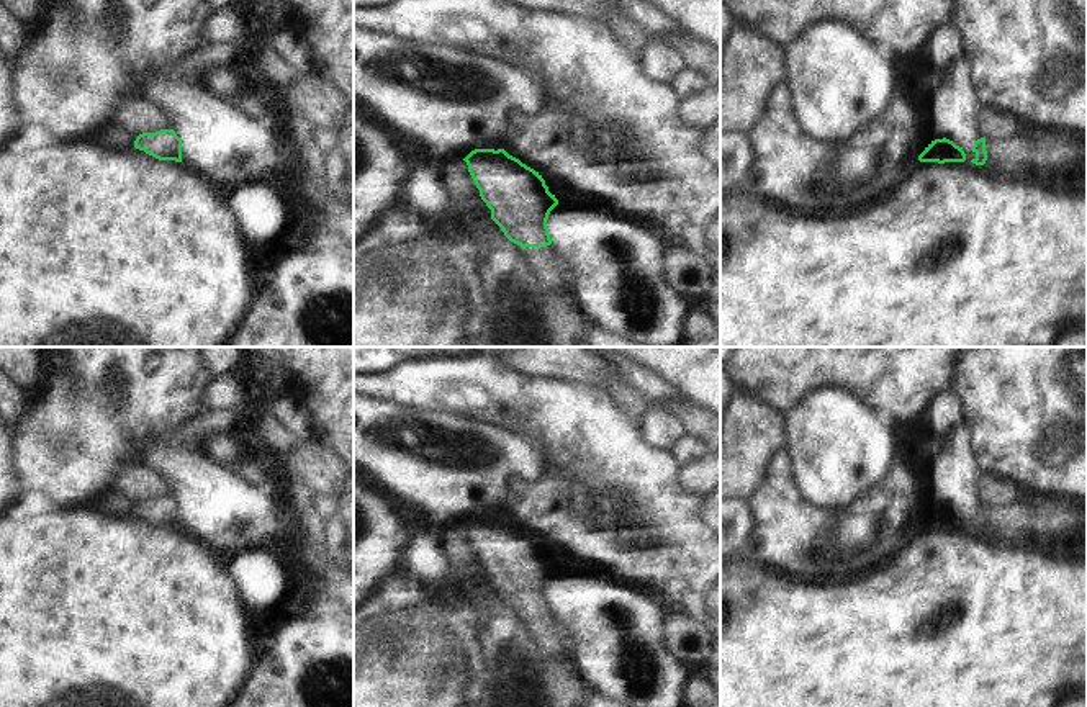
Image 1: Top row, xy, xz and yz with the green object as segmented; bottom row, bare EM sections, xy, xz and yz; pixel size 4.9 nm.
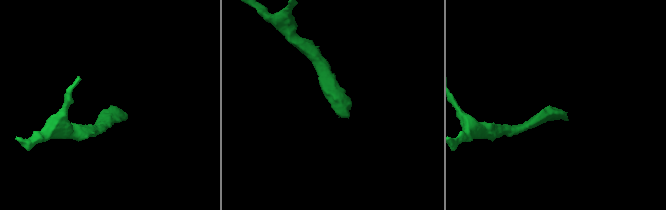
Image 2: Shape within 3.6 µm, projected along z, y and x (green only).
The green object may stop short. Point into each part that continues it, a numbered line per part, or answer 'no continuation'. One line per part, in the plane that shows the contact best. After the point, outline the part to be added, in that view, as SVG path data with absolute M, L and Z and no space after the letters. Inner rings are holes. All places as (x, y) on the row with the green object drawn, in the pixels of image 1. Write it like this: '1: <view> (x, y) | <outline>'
1: xz (559, 305) | M512 242L512 245L540 290L539 309L552 347L591 347L586 335L586 317L580 311L573 285L562 273L552 244L547 247L521 247Z

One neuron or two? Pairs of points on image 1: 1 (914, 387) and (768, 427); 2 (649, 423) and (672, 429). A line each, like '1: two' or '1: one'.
1: two
2: one

